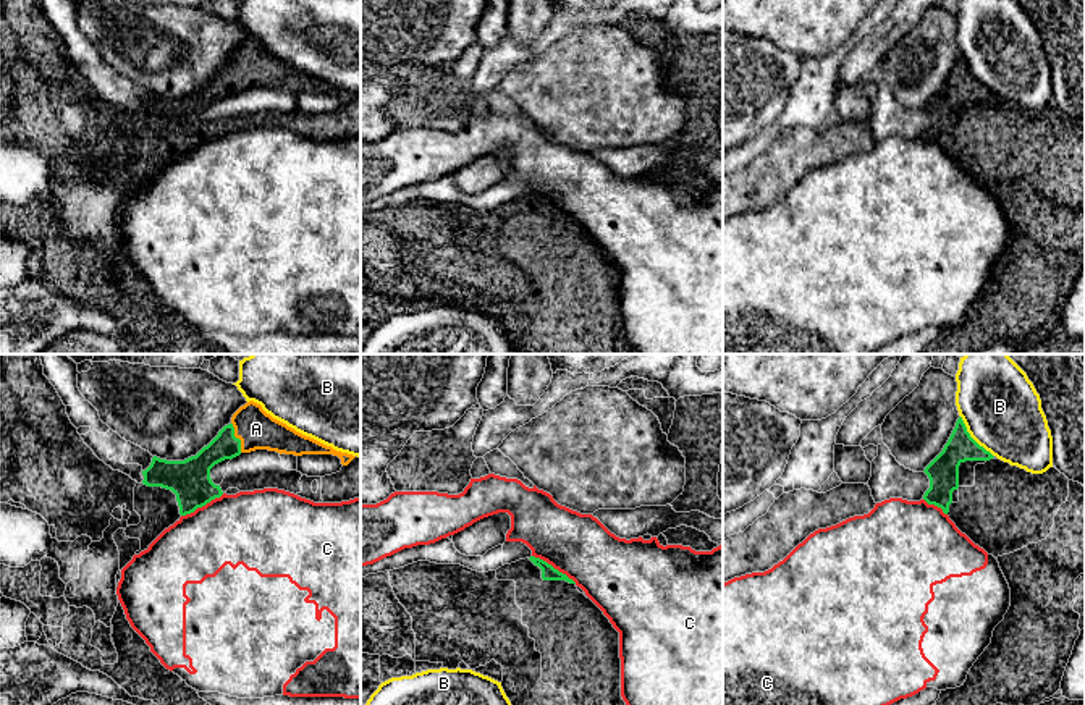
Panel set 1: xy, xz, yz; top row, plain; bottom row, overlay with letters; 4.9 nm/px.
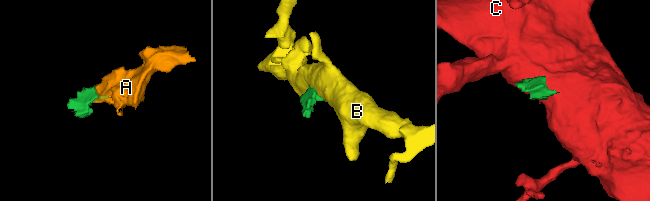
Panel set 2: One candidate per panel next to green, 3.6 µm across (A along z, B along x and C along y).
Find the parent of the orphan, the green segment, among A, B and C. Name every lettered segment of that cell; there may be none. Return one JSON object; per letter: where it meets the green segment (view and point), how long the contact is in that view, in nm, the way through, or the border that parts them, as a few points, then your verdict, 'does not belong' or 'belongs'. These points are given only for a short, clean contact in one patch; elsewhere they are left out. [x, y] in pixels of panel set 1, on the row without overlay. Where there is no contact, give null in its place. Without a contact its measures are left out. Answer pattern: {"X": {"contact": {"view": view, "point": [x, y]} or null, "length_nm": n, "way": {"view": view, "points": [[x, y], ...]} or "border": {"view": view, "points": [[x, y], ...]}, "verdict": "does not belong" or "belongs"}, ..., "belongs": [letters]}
{"A": {"contact": {"view": "xy", "point": [235, 75]}, "length_nm": 160, "way": {"view": "xy", "points": [[196, 107], [235, 75], [256, 67]]}, "verdict": "belongs"}, "B": {"contact": {"view": "yz", "point": [971, 75]}, "length_nm": 260, "verdict": "does not belong"}, "C": {"contact": {"view": "xz", "point": [553, 206]}, "length_nm": 260, "border": {"view": "xz", "points": [[532, 193], [545, 198], [576, 220]]}, "verdict": "does not belong"}, "belongs": ["A"]}

